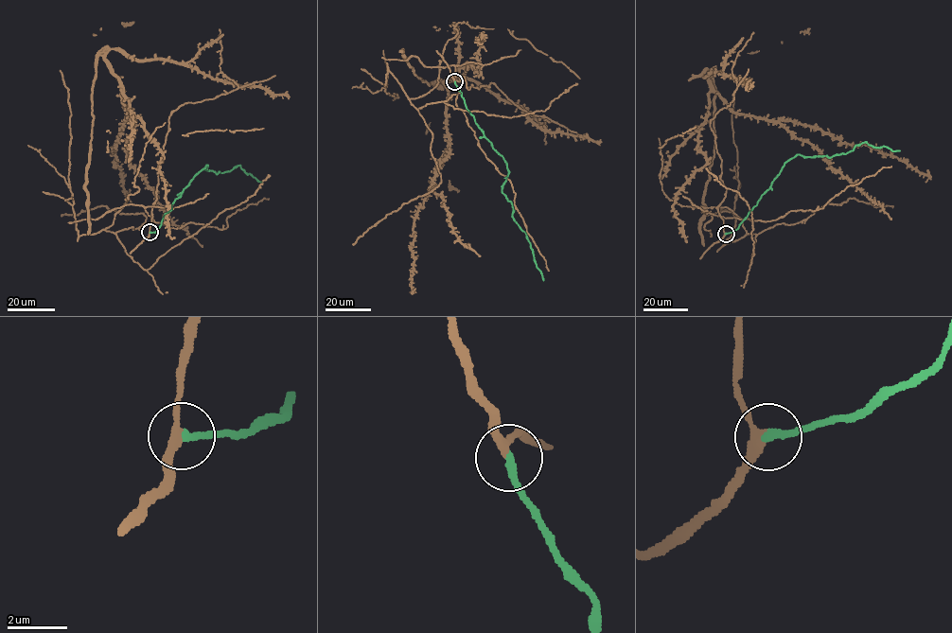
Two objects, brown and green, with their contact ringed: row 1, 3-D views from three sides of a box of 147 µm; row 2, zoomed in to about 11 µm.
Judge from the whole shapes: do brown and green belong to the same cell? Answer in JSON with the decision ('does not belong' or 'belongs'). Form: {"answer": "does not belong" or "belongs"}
{"answer": "belongs"}

